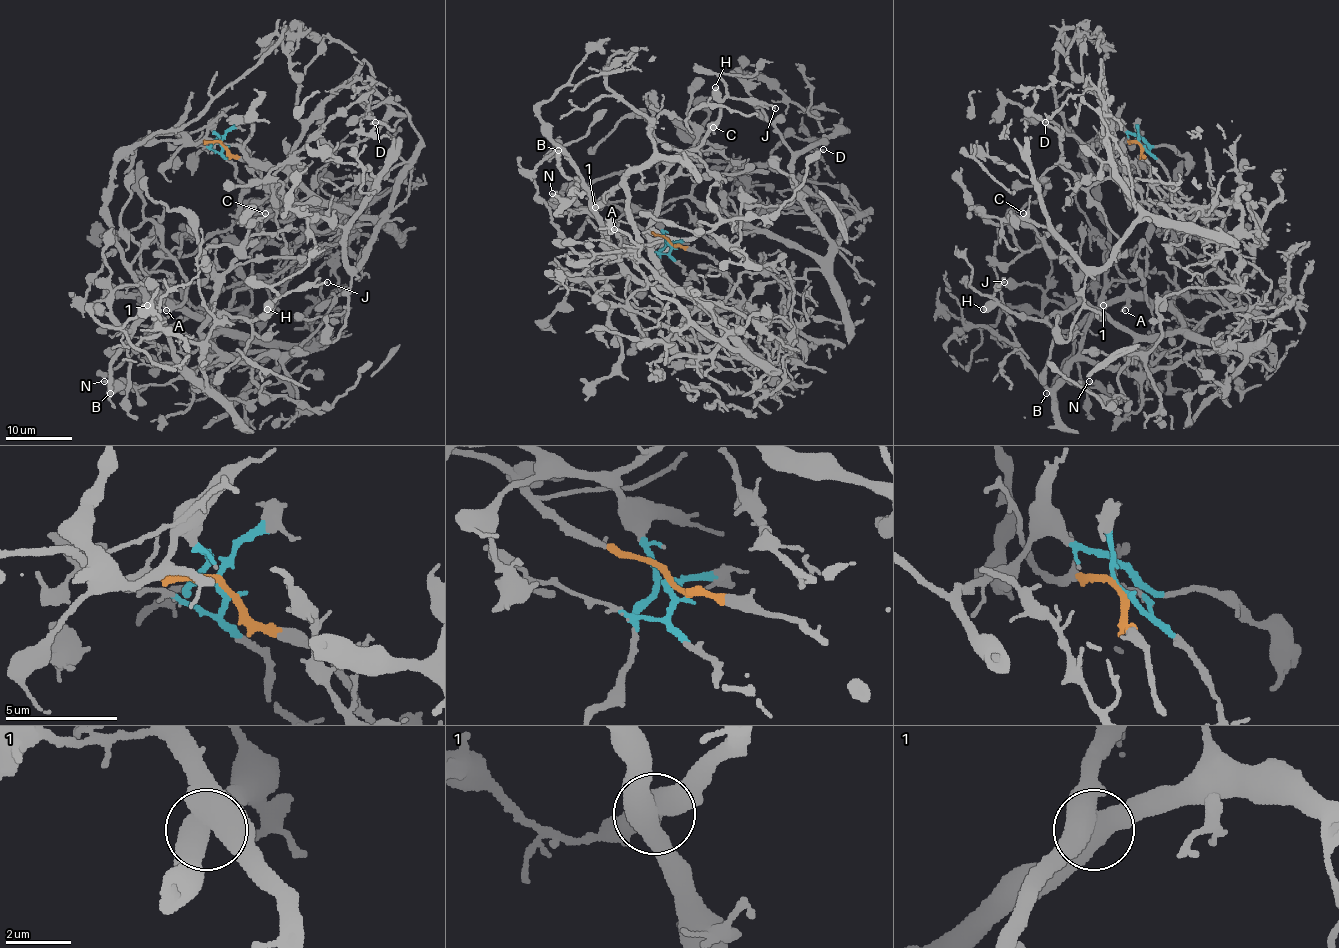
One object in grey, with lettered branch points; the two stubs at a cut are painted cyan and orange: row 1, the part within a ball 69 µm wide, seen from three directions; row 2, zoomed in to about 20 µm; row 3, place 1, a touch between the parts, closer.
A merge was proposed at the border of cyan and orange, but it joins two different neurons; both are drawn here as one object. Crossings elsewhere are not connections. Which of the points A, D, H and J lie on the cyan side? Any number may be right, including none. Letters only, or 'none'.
A, D, H, J

